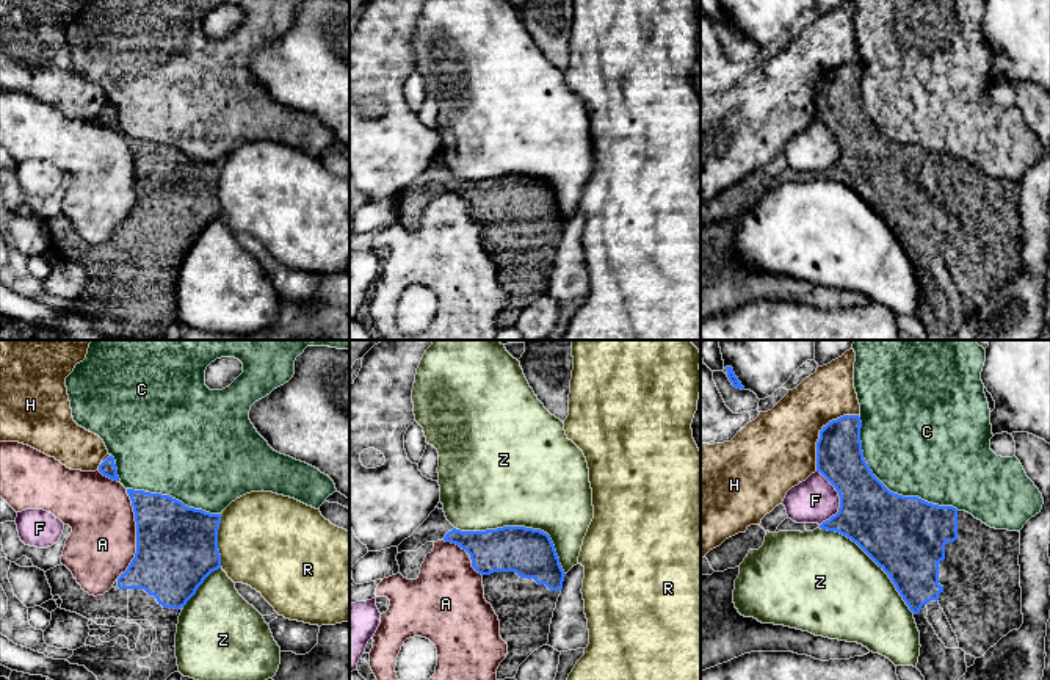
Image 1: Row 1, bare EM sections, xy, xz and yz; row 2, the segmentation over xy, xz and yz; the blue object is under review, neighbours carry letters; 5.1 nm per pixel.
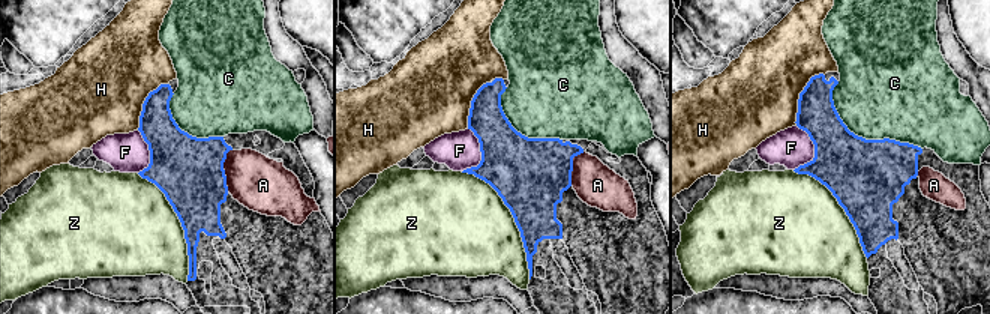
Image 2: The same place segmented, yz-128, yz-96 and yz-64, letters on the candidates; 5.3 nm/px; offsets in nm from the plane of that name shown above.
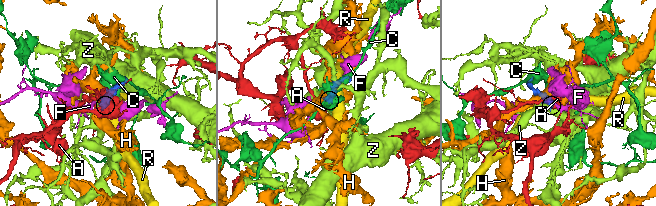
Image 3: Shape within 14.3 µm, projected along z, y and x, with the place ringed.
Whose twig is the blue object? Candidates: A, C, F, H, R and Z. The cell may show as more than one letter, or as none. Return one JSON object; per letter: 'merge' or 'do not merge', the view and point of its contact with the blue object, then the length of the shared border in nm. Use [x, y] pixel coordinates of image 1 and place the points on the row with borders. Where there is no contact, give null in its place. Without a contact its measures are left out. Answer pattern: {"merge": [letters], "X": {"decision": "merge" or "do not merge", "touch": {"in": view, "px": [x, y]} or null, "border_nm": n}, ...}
{"merge": [], "A": {"decision": "do not merge", "touch": {"in": "xy", "px": [137, 535]}, "border_nm": 460}, "C": {"decision": "do not merge", "touch": {"in": "yz", "px": [886, 488]}, "border_nm": 700}, "F": {"decision": "do not merge", "touch": {"in": "yz", "px": [840, 500]}, "border_nm": 280}, "H": {"decision": "do not merge", "touch": {"in": "yz", "px": [820, 433]}, "border_nm": 360}, "R": {"decision": "do not merge", "touch": {"in": "xy", "px": [217, 541]}, "border_nm": 280}, "Z": {"decision": "do not merge", "touch": {"in": "xz", "px": [521, 527]}, "border_nm": 600}}

